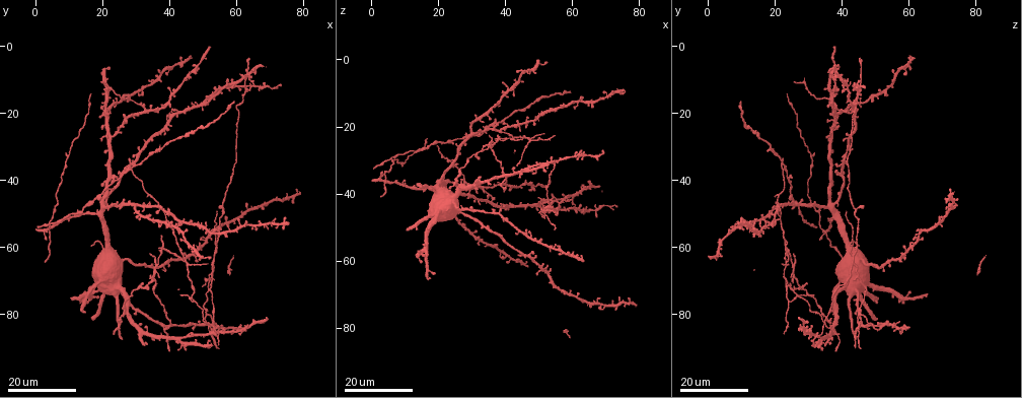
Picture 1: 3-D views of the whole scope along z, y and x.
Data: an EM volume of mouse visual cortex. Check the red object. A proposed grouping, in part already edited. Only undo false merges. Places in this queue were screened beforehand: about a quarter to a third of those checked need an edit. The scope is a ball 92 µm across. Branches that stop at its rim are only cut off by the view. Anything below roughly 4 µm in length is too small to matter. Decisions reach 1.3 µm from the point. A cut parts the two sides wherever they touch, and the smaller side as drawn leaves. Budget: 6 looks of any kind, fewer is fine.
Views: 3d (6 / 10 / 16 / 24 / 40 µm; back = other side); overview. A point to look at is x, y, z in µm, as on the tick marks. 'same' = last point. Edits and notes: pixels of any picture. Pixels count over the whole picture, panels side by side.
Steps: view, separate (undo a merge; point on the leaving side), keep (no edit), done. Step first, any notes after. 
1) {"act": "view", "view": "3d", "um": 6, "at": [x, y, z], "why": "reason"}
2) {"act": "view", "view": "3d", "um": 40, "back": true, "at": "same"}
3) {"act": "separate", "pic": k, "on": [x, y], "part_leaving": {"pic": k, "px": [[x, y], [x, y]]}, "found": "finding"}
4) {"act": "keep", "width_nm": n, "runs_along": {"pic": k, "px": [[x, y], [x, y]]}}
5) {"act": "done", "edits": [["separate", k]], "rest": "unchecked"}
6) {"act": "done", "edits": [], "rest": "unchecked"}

{"act": "view", "view": "3d", "um": 24, "at": [50.5, 17.0, 43.5], "why": "looks like a crossing"}

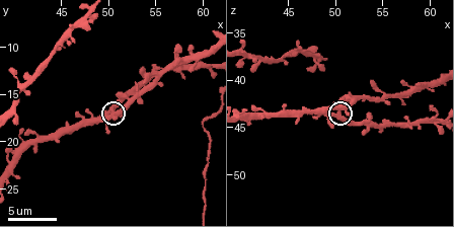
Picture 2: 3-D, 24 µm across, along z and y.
{"act": "view", "view": "3d", "um": 6, "at": [50.8, 17.0, 43.0], "why": "zoom in"}

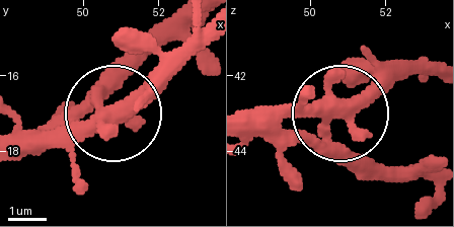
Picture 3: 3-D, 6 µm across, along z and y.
{"act": "keep", "side_arm_um": 25, "runs_along": {"pic": 3, "px": [[243, 123], [360, 110], [405, 68]]}, "found": "one neuron here"}

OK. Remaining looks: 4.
{"act": "view", "view": "3d", "um": 24, "at": [48.0, 76.0, 23.5], "why": "branch point"}

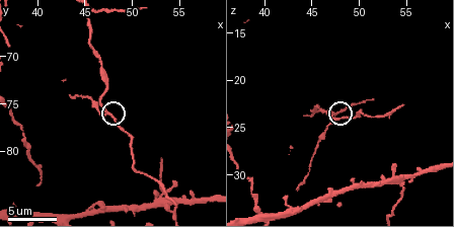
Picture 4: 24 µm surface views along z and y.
{"act": "view", "view": "3d", "um": 6, "at": [47.6, 76.2, 24.2]}

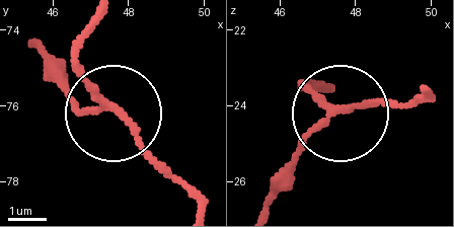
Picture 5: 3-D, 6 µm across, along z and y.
{"act": "keep", "arms": 3, "runs_along": {"pic": 5, "px": [[326, 88], [307, 88], [329, 115], [281, 172]]}, "found": "one neuron here"}

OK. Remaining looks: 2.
{"act": "view", "view": "3d", "um": 16, "at": [45.0, 64.5, 23.5], "why": "three arms meet"}

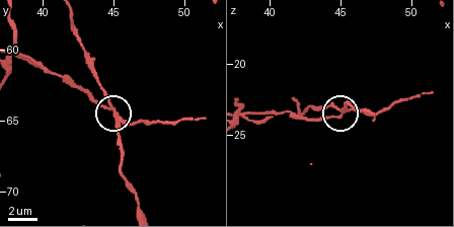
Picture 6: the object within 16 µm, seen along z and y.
{"act": "view", "view": "3d", "um": 10, "at": "same", "why": "closer look"}

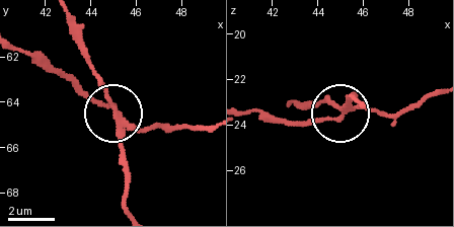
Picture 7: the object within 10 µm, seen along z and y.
{"act": "separate", "pic": 7, "on": [92, 100], "side_arm_um": 28, "arms": 3, "found": "a second neuron is stuck on"}

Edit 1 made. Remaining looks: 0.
{"act": "done", "edits": [["separate", 7]], "rest": "unchecked"}

